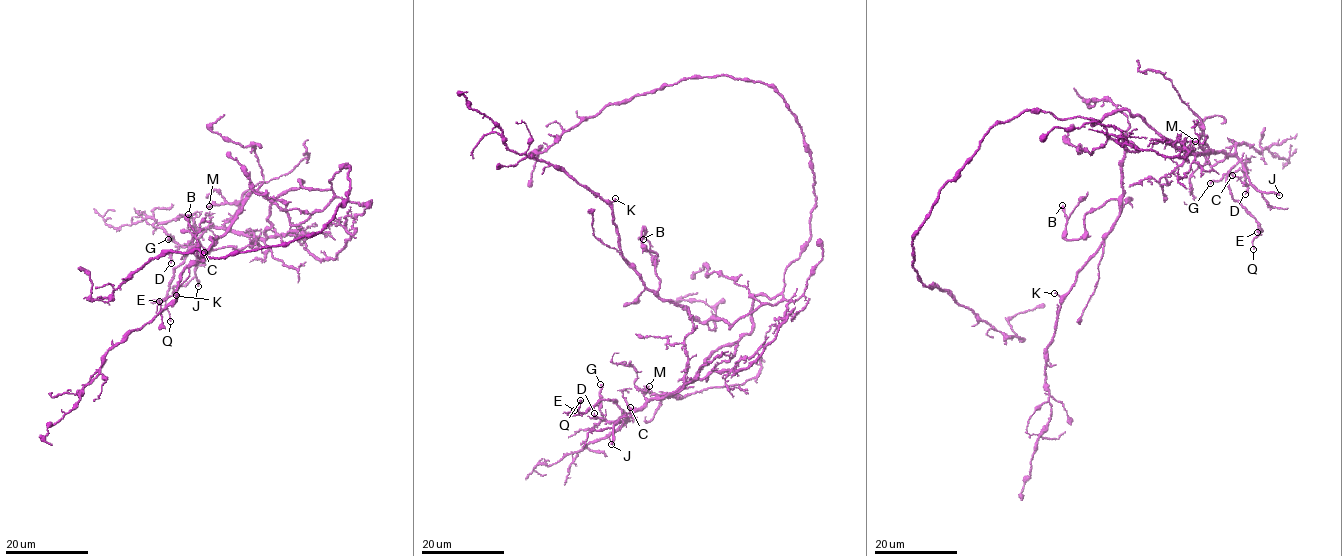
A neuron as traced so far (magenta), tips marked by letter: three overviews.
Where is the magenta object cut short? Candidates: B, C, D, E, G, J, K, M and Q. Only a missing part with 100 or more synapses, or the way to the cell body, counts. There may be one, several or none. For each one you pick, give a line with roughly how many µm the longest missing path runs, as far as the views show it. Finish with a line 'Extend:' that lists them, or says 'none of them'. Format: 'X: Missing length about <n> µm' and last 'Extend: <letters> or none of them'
J: Missing length about 120 µm
Extend: J

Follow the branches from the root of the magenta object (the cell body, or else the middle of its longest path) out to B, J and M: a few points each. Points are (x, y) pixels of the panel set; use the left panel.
B: (328, 180), (334, 194), (329, 204), (293, 226), (253, 192), (228, 230), (210, 237), (202, 257), (188, 214)
J: (328, 180), (330, 189), (304, 188), (300, 179), (278, 195), (265, 238), (196, 232), (198, 286)
M: (328, 180), (330, 189), (304, 188), (300, 179), (278, 195), (265, 238), (225, 226), (236, 204), (209, 206)

